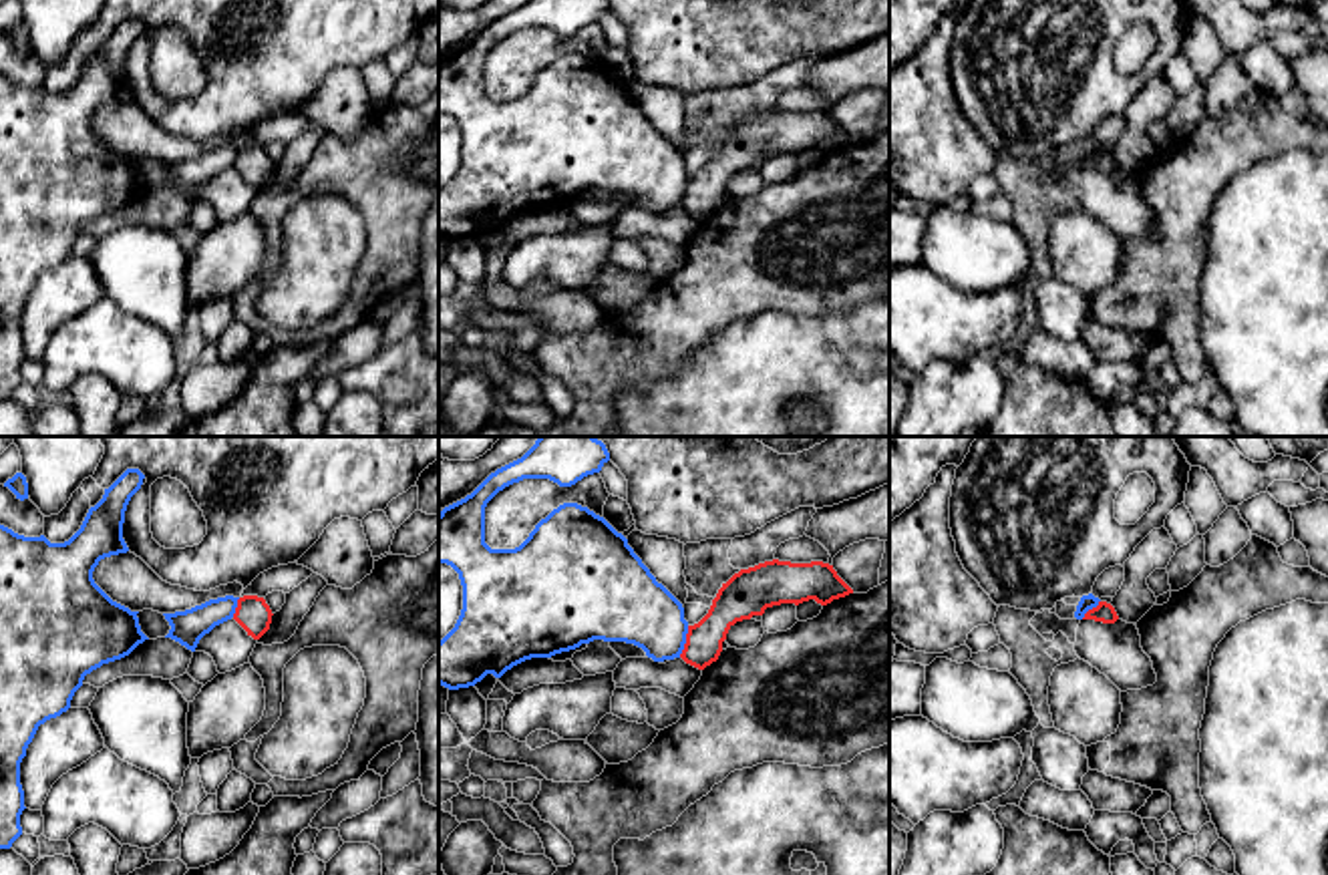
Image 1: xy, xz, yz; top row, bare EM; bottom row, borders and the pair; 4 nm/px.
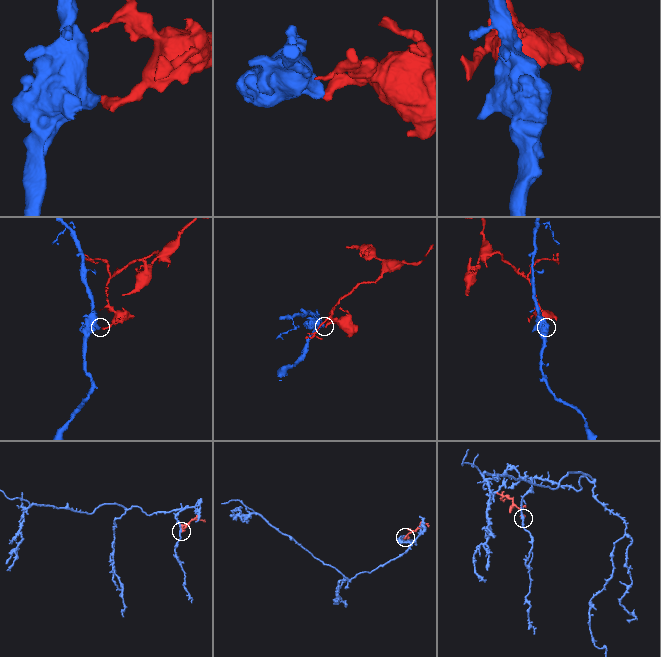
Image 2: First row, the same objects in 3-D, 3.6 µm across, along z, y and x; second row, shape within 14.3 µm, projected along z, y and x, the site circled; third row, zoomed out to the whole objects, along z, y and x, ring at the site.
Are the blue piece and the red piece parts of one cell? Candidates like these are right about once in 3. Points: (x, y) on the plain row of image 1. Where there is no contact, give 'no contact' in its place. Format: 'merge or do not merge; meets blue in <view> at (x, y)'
do not merge; meets blue in xz at (685, 192)

